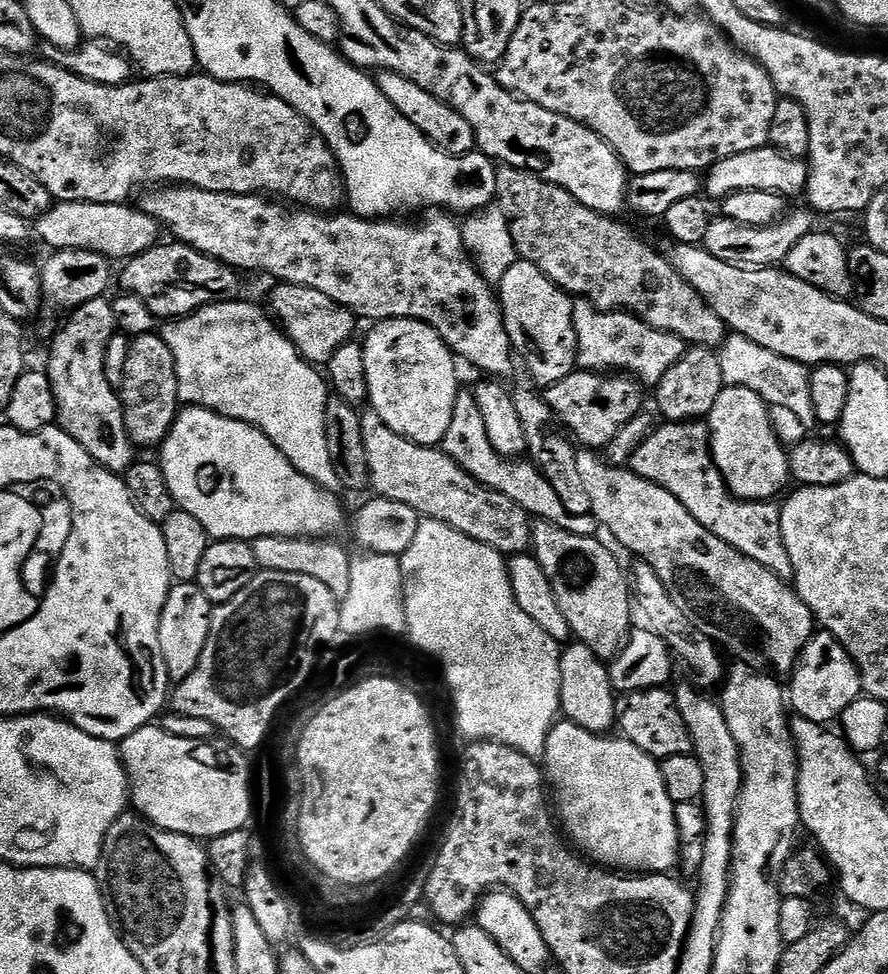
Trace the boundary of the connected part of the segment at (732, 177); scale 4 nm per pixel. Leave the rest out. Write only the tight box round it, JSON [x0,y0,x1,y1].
[702,146,808,202]

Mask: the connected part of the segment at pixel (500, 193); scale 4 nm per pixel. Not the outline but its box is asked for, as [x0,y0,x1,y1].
[496,167,726,350]

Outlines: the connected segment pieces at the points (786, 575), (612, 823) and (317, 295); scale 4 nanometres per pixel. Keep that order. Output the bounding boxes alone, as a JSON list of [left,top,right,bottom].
[[630,419,793,580],[542,718,680,874],[271,282,358,366]]

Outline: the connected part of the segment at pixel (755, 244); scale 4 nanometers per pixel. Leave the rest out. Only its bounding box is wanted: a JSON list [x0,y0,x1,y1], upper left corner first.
[702,211,814,268]

